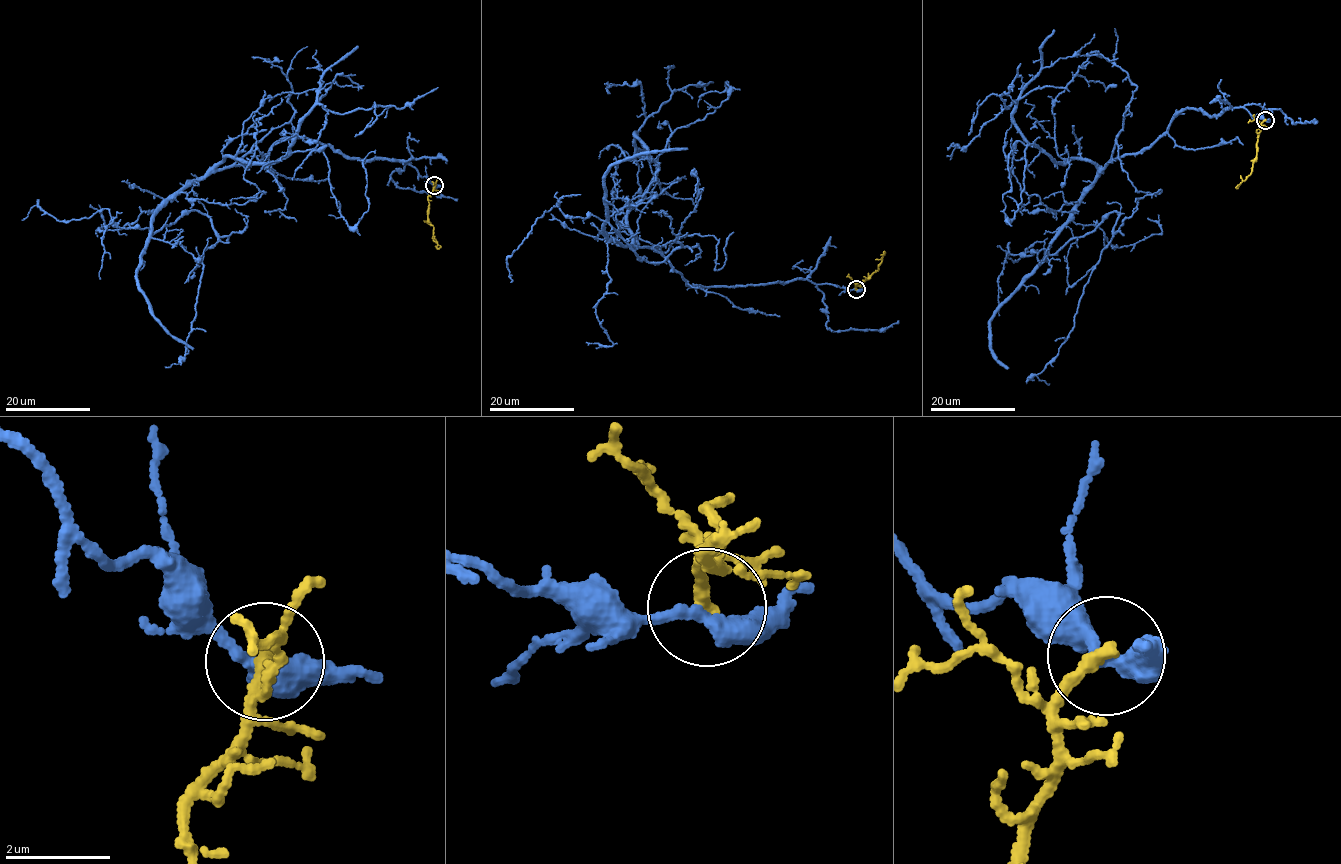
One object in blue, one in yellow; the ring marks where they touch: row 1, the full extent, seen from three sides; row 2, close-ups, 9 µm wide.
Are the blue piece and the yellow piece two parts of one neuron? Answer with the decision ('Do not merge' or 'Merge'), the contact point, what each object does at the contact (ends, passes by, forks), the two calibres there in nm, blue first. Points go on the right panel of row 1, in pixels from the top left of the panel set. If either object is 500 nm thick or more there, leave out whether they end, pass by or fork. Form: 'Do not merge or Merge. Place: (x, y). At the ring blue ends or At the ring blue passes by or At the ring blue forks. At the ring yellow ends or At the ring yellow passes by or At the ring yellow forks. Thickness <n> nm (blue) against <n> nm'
Do not merge. Place: (1265, 120). At the ring blue passes by. At the ring yellow ends. Thickness 360 nm (blue) against 280 nm

